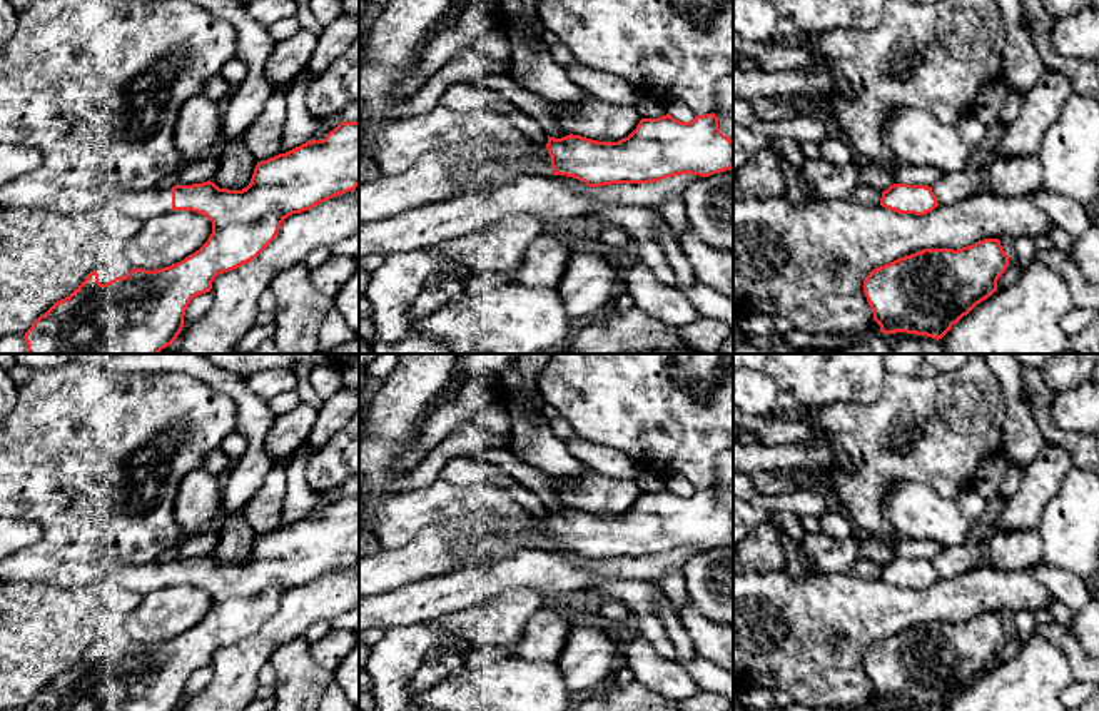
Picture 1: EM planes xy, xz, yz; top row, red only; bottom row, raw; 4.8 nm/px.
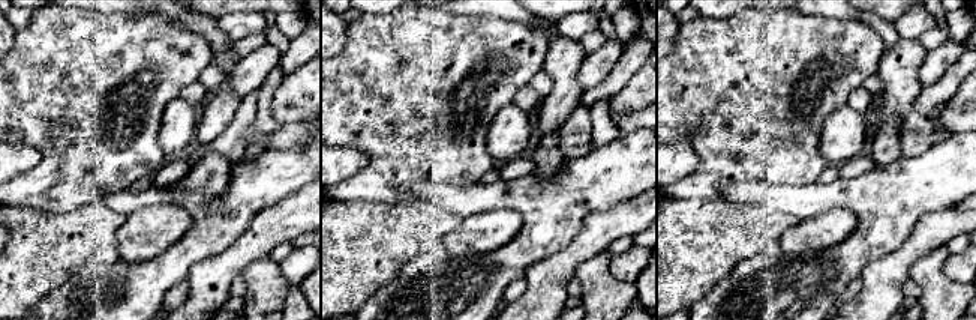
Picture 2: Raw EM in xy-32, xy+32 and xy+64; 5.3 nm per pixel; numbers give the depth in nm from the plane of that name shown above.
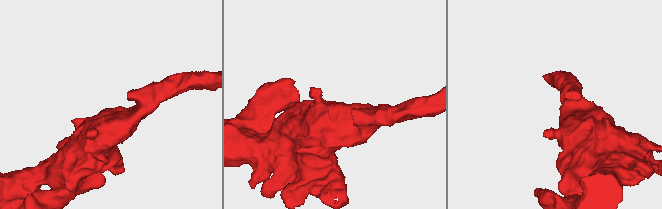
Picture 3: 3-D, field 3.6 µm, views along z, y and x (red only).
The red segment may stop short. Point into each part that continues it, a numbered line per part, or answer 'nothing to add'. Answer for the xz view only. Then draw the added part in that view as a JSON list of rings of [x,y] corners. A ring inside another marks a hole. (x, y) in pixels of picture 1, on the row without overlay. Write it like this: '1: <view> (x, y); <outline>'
1: xz (536, 536); [[[529,516],[523,534],[506,534],[506,539],[519,549],[553,551],[551,531],[544,517]]]

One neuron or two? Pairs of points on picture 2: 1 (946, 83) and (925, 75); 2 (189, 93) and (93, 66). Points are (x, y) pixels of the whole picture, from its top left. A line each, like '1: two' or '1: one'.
1: two
2: two

